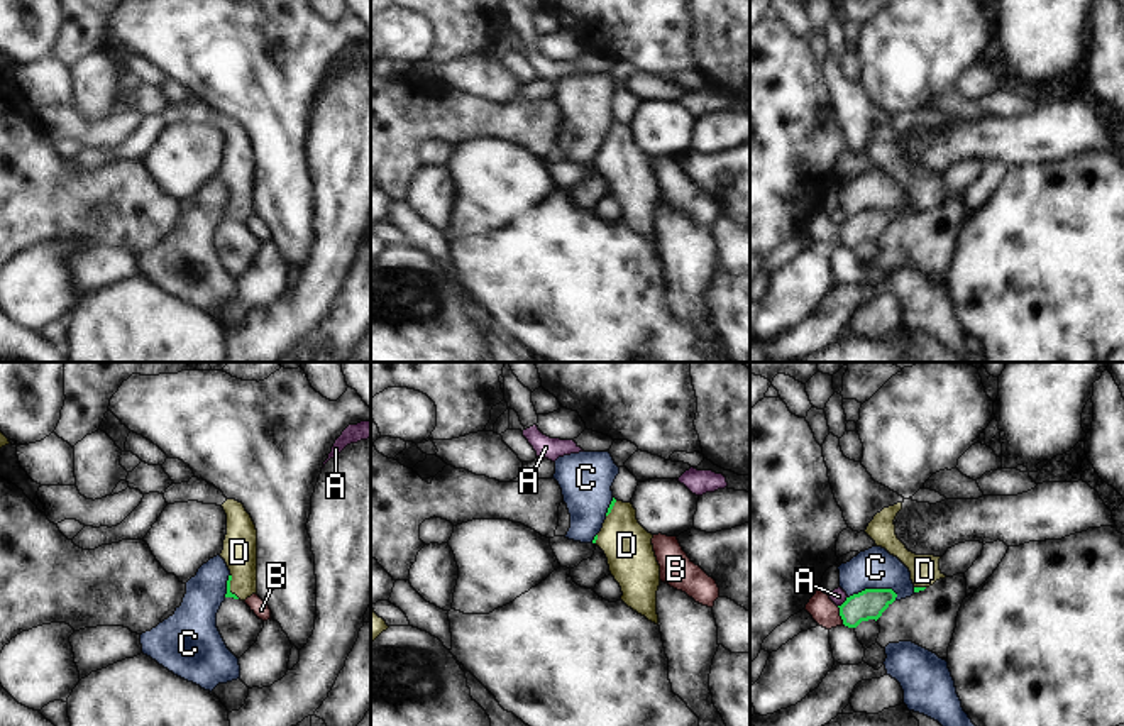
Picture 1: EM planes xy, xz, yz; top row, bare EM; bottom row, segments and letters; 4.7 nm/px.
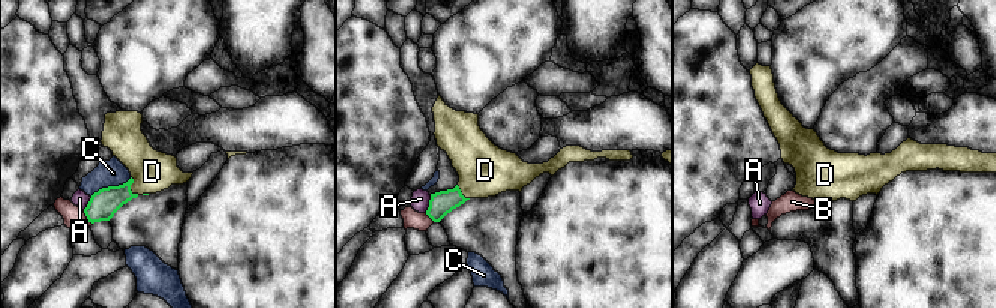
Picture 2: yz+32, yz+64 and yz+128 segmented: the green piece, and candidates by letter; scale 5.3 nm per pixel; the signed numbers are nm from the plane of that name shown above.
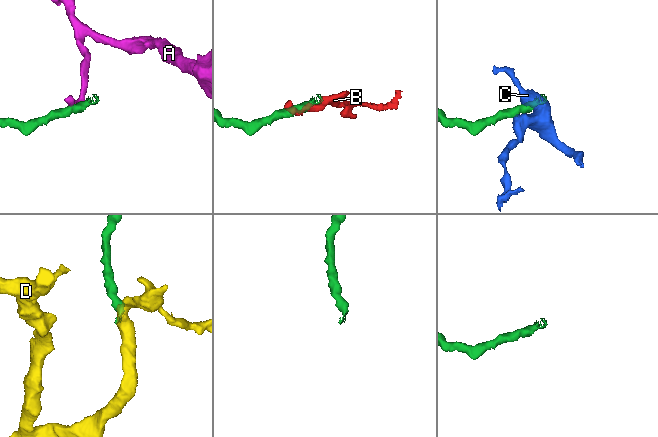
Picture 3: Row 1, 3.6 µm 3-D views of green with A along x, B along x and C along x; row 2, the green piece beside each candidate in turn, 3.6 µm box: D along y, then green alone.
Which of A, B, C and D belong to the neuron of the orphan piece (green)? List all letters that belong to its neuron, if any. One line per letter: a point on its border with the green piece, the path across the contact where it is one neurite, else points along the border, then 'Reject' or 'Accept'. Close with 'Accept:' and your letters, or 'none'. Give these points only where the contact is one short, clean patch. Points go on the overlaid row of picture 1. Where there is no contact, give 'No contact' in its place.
A: Touches green at yz (845, 601). Boundary: yz (847, 596), (838, 606). Reject
B: Touches green at yz (840, 615). Boundary: yz (837, 606), (843, 623). Reject
C: Touches green at yz (872, 589). Boundary: yz (898, 594), (891, 589), (862, 589), (848, 598). Reject
D: Touches green at xy (229, 588). Path across: xy (229, 594), (229, 588), (239, 577), (239, 552). Accept
Accept: D.

